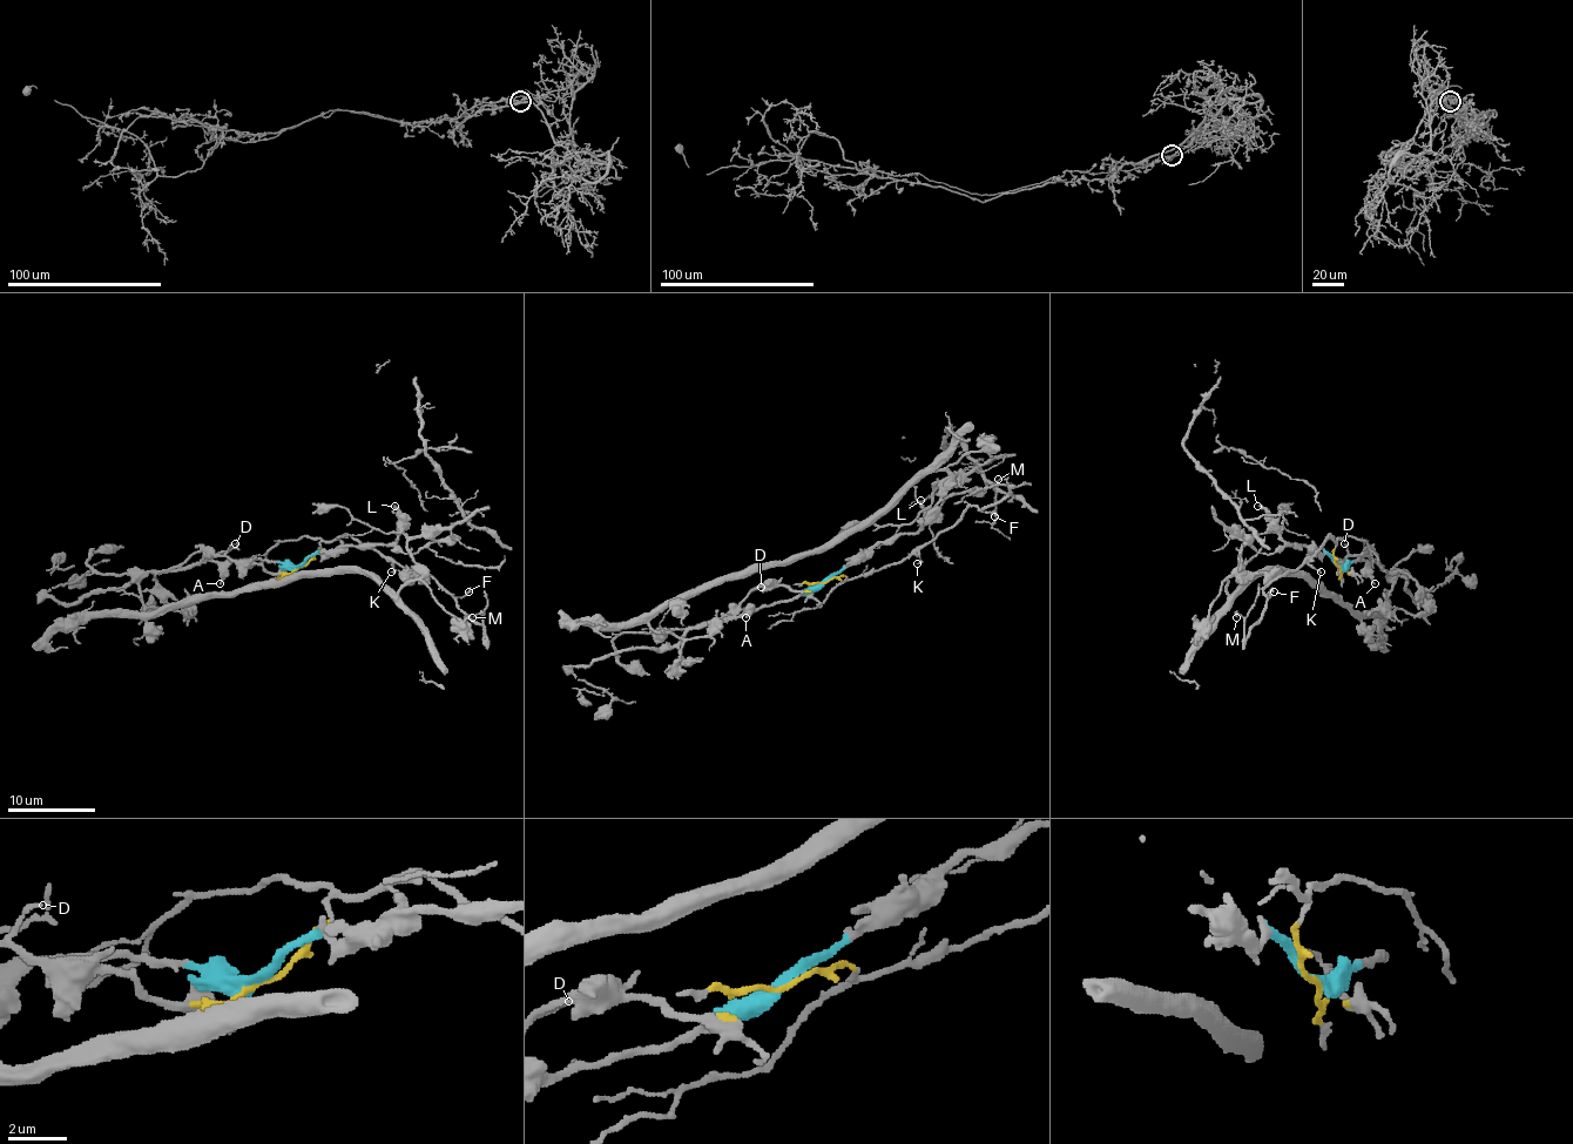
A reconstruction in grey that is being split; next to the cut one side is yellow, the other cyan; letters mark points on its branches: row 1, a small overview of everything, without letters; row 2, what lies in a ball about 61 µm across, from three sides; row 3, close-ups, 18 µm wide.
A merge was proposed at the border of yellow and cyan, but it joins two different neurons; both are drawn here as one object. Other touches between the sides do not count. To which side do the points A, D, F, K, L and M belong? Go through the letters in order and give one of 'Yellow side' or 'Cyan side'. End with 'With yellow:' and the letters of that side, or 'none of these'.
A: Cyan side
D: Yellow side
F: Yellow side
K: Yellow side
L: Cyan side
M: Yellow side
With yellow: D, F, K, M

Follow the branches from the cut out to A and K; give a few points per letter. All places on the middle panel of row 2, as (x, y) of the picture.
A: (825, 581), (788, 600), (762, 604), (746, 618)
K: (825, 581), (878, 572), (913, 554), (920, 559), (916, 562)

